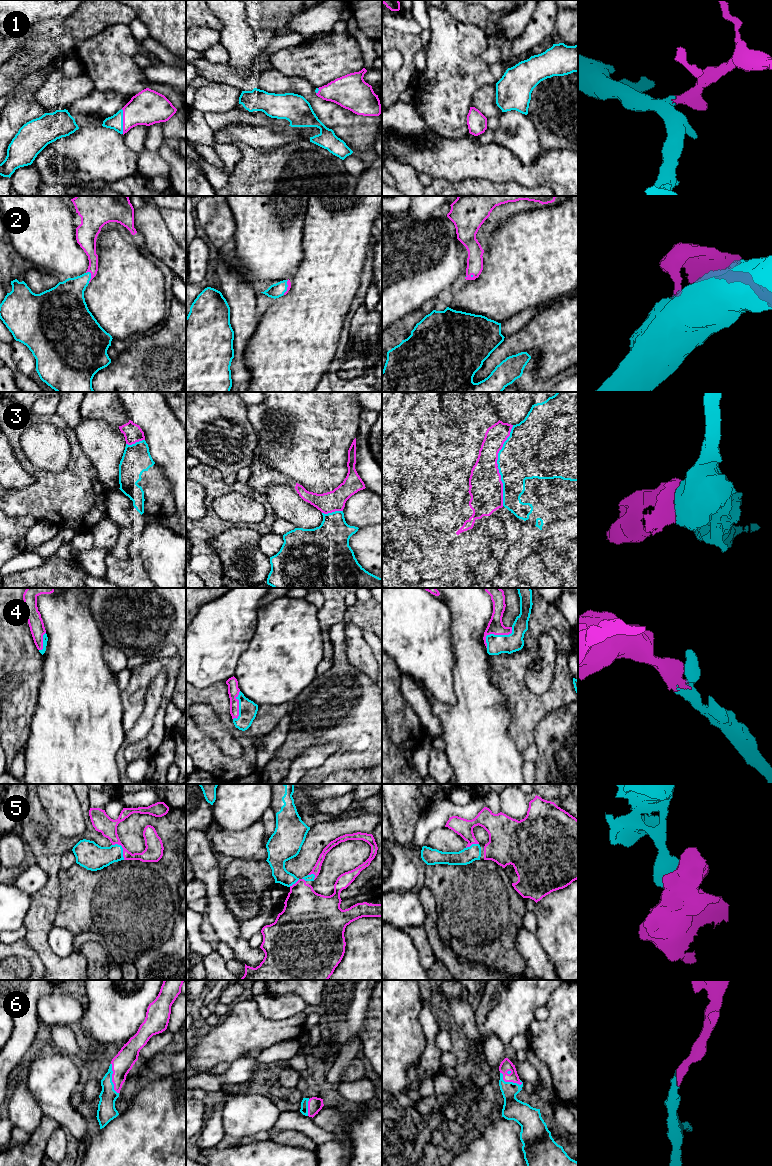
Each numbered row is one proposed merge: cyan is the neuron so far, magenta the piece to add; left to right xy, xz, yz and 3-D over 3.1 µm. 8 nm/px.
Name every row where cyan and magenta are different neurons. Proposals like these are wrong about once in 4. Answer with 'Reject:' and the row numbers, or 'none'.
Reject: none

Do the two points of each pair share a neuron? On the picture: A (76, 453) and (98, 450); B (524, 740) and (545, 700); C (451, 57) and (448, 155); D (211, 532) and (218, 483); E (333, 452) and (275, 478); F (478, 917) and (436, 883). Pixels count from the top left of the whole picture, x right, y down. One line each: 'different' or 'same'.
A: different
B: same
C: different
D: same
E: different
F: same

